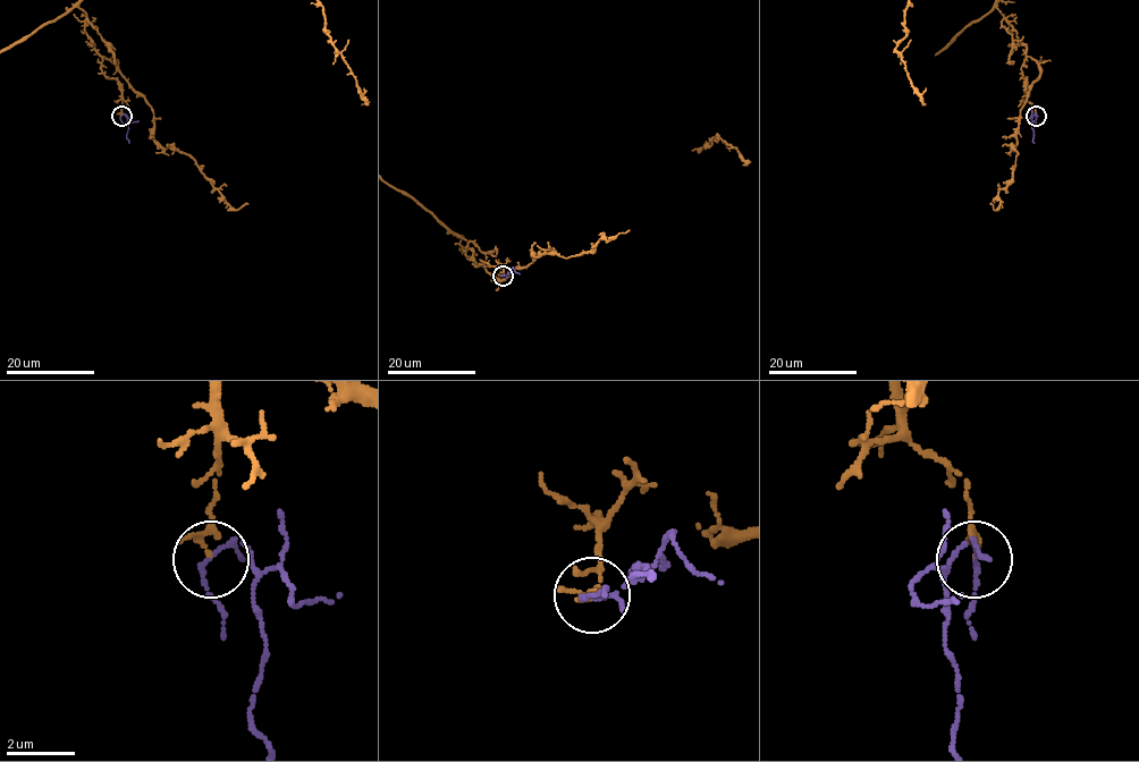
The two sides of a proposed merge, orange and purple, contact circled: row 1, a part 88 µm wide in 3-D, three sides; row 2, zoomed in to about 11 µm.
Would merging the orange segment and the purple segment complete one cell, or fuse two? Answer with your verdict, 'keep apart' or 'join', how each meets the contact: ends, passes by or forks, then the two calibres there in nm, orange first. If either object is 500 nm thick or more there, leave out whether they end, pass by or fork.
keep apart; orange passes by; purple forks; calibres 100 and 110 nm

